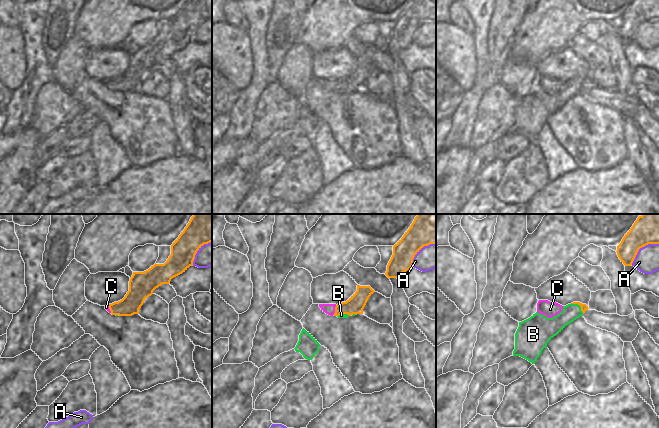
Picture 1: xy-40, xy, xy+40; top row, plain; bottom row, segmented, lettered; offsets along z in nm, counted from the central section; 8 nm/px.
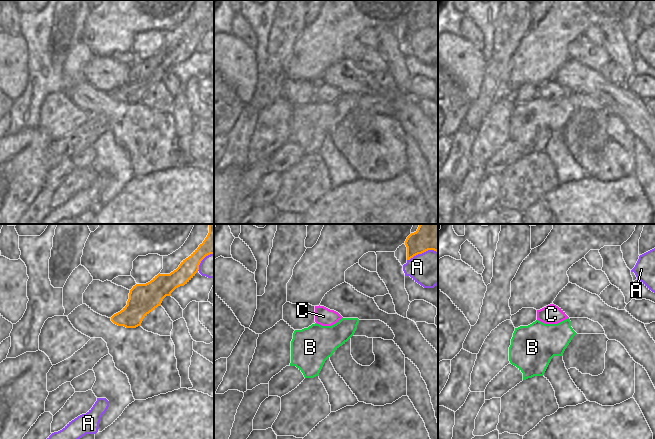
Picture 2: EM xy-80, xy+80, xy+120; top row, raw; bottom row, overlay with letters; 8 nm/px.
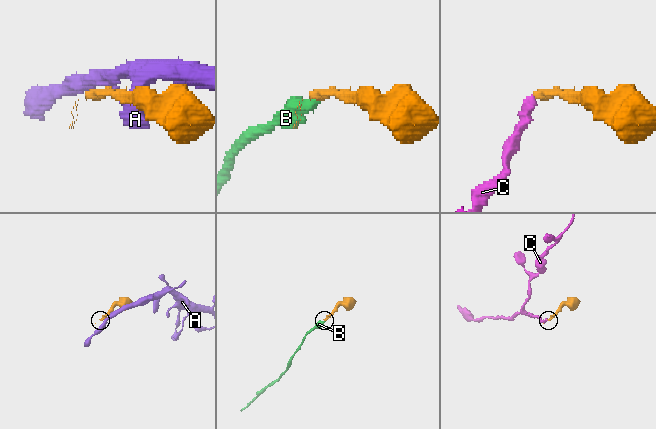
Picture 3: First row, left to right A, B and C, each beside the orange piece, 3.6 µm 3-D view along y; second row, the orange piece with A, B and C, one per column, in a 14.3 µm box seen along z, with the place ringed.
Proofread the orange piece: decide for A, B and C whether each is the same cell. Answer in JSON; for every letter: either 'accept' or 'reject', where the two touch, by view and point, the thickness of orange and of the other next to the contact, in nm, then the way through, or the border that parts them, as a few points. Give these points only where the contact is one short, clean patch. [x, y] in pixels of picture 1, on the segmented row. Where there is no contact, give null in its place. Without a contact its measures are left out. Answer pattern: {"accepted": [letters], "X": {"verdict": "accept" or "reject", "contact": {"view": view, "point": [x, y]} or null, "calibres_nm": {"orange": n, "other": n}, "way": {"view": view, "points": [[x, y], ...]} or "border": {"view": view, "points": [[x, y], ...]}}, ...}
{"accepted": ["B"], "A": {"verdict": "reject", "contact": {"view": "xy+40", "point": [641, 247]}, "calibres_nm": {"orange": 220, "other": 190}, "border": {"view": "xy+40", "points": [[658, 243], [648, 243], [642, 246], [631, 264]]}}, "B": {"verdict": "accept", "contact": {"view": "xy+40", "point": [580, 306]}, "calibres_nm": {"orange": 60, "other": 140}}, "C": {"verdict": "reject", "contact": {"view": "xy", "point": [335, 310]}, "calibres_nm": {"orange": 140, "other": 90}}}

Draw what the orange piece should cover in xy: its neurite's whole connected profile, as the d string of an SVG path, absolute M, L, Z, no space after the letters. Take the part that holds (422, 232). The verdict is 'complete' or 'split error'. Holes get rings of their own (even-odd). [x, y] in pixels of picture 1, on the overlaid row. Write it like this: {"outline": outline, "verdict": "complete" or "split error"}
{"outline": "M417 214L403 237L393 246L385 275L389 279L398 278L413 266L415 255L430 244L436 244L436 214Z", "verdict": "complete"}

